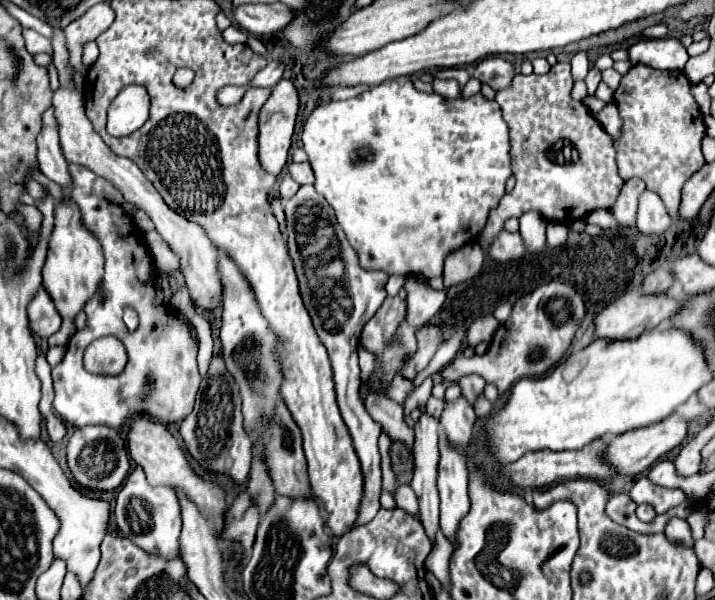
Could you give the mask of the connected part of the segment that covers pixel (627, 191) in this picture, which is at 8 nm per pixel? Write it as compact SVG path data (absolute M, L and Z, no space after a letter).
M629 179L619 193L615 205L611 207L611 213L623 227L633 227L635 225L635 213L637 213L637 201L639 195L645 191L645 183L641 179Z

